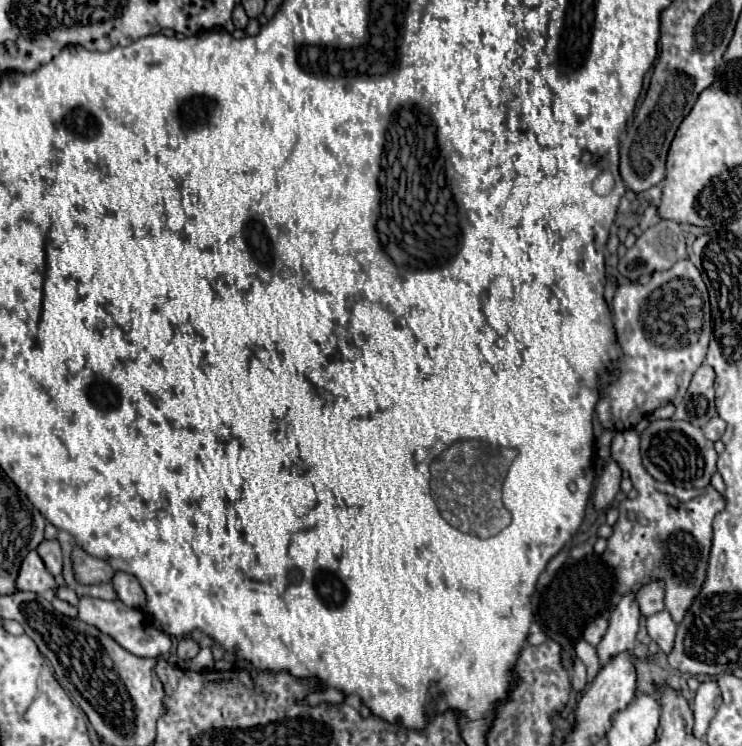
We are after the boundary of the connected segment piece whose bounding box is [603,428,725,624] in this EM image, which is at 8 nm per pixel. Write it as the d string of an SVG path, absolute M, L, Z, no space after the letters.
M633 428L615 432L611 458L621 466L621 470L629 472L637 498L619 504L619 518L607 540L603 560L615 570L619 596L629 590L639 590L651 580L665 580L665 606L679 624L705 580L713 538L711 524L715 514L725 508L725 500L713 486L703 490L685 490L657 482L641 464L639 434Z

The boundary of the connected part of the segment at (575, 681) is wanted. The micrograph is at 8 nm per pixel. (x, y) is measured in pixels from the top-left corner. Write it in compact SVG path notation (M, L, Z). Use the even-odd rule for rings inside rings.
M577 658L575 666L573 666L573 676L571 676L571 684L575 692L583 692L583 688L587 686L587 678L585 678L585 666L583 662Z

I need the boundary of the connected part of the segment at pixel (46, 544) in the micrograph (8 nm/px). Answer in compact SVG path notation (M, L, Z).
M43 540L37 546L37 554L41 556L41 560L45 562L47 570L57 576L61 574L61 546L57 540Z

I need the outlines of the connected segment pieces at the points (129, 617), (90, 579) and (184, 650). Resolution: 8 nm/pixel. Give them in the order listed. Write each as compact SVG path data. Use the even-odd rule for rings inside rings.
M81 596L79 604L79 618L95 628L99 628L103 634L109 634L119 646L123 646L125 650L129 650L135 656L143 656L143 658L157 658L161 654L167 654L171 650L171 638L157 630L151 620L147 618L147 614L143 614L137 608L129 608L125 606L121 600L99 600L99 598L89 598L89 596Z
M73 546L73 570L81 584L99 584L109 582L115 574L115 570L101 558L93 558L87 552L83 552L79 546Z
M183 638L179 640L179 646L177 646L177 656L181 660L189 660L189 658L195 658L199 652L199 644L191 638Z

